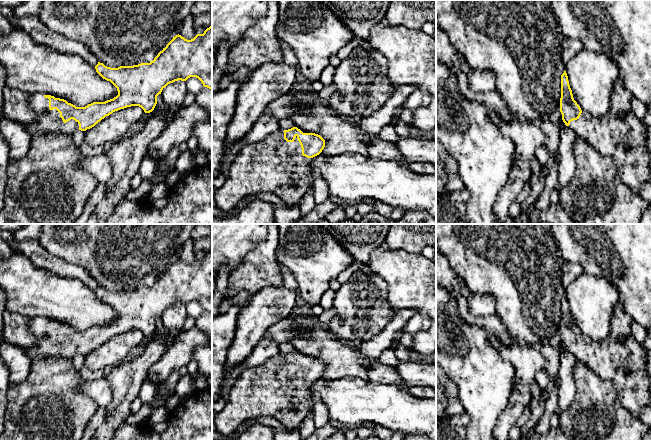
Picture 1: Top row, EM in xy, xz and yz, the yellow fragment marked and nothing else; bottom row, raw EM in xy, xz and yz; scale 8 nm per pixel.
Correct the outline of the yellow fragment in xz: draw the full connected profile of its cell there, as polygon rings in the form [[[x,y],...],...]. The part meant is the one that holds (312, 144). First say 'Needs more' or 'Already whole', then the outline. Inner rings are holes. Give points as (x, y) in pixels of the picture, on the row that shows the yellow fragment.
Needs more. [[[297,127],[279,129],[263,141],[250,144],[239,152],[232,162],[225,184],[216,189],[215,203],[222,211],[230,211],[245,196],[270,192],[282,199],[288,207],[295,207],[313,183],[309,159],[319,155],[325,140],[315,133],[303,133]]]

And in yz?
Needs more. [[[566,71],[561,75],[560,112],[563,122],[598,152],[611,157],[620,178],[638,194],[640,187],[651,181],[651,152],[646,146],[647,126],[632,113],[631,98],[619,77],[612,90],[610,111],[602,117],[591,117],[574,100]]]

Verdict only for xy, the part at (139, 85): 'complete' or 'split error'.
split error

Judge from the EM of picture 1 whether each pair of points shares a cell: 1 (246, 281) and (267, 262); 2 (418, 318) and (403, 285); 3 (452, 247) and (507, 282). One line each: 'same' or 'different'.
1: same
2: different
3: same

